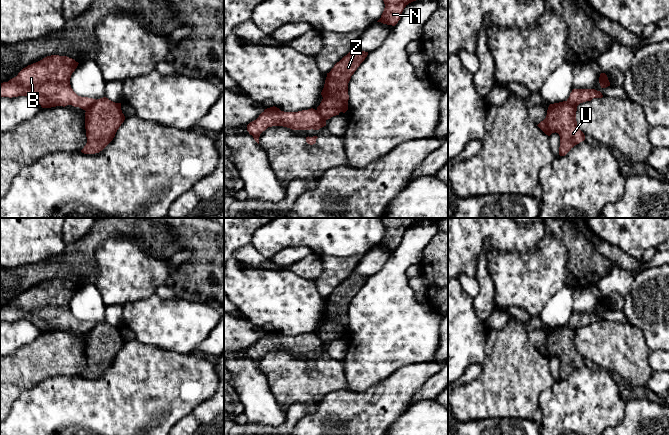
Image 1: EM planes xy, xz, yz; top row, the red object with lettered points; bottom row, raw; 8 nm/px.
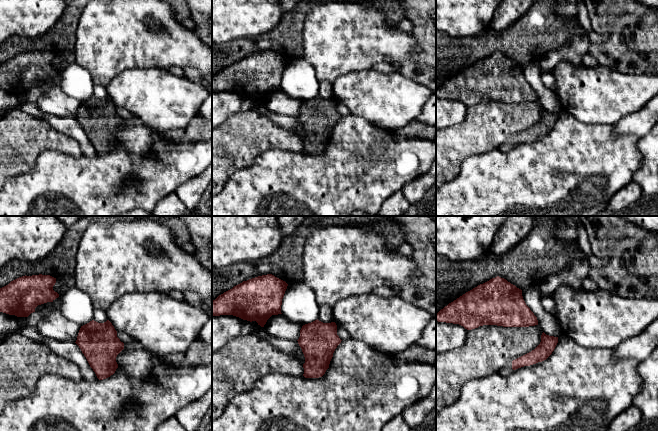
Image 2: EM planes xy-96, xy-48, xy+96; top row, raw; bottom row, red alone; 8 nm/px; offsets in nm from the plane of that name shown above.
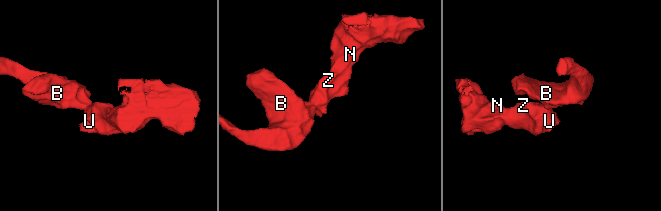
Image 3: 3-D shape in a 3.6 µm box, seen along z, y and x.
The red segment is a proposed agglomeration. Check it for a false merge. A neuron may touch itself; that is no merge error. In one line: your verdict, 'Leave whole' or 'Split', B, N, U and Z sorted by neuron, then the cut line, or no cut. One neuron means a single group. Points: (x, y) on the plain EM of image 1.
Split. Groups: B / N U Z. Split along xy (96, 324), (85, 334)

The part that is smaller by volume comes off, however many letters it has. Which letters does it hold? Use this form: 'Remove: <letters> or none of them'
Remove: N, U, Z

